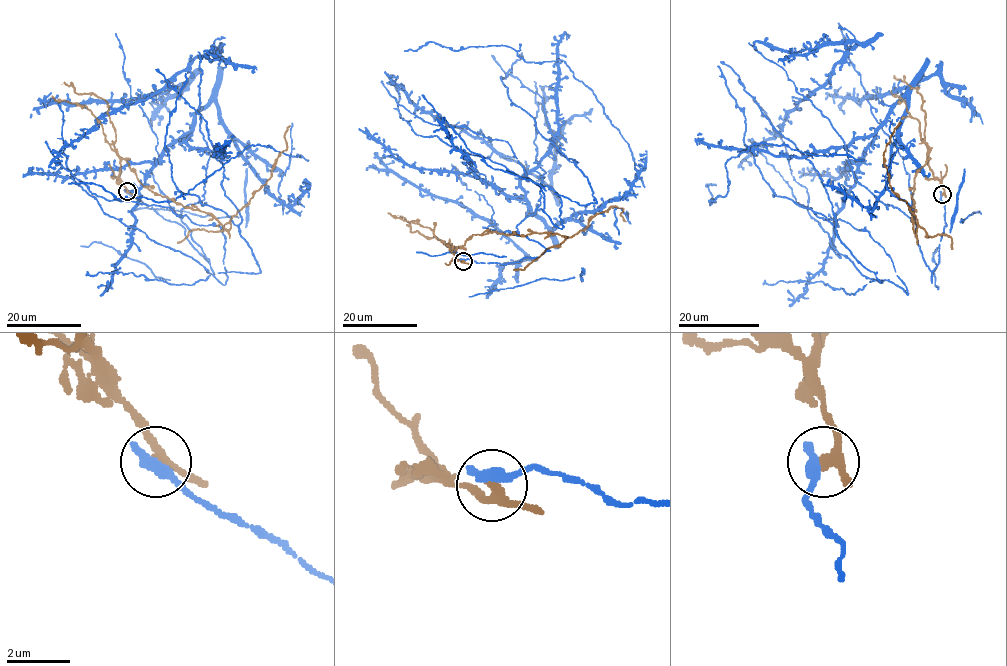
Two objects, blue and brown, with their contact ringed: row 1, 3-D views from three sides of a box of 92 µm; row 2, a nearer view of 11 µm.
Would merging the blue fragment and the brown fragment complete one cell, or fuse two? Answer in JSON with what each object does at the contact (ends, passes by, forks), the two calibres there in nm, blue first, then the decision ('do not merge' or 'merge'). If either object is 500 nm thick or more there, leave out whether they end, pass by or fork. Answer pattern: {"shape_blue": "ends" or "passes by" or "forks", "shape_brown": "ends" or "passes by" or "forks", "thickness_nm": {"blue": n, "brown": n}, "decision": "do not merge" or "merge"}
{"shape_blue": "ends", "shape_brown": "passes by", "thickness_nm": {"blue": 440, "brown": 260}, "decision": "do not merge"}

